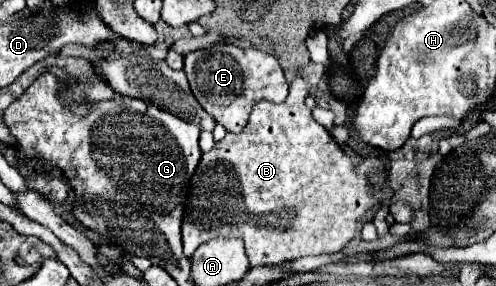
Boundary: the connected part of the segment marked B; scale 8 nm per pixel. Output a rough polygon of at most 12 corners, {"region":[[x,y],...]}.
{"region":[[258,101],[202,155],[192,257],[332,255],[380,205],[304,103]]}

